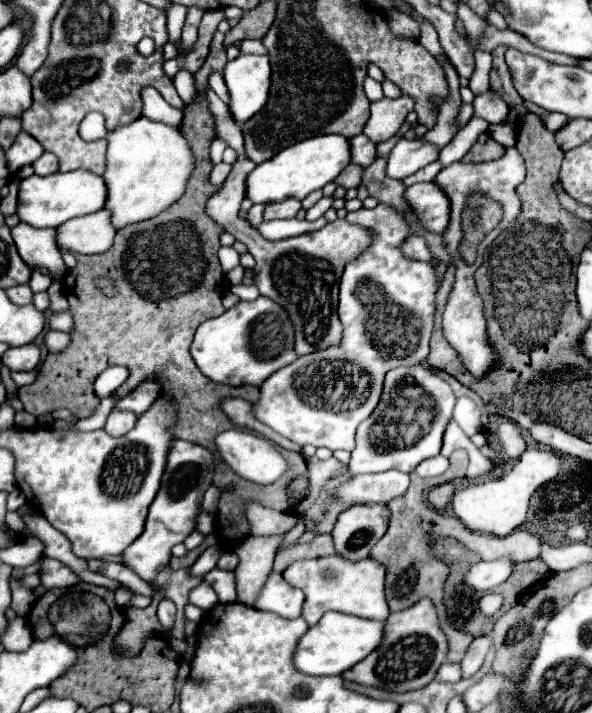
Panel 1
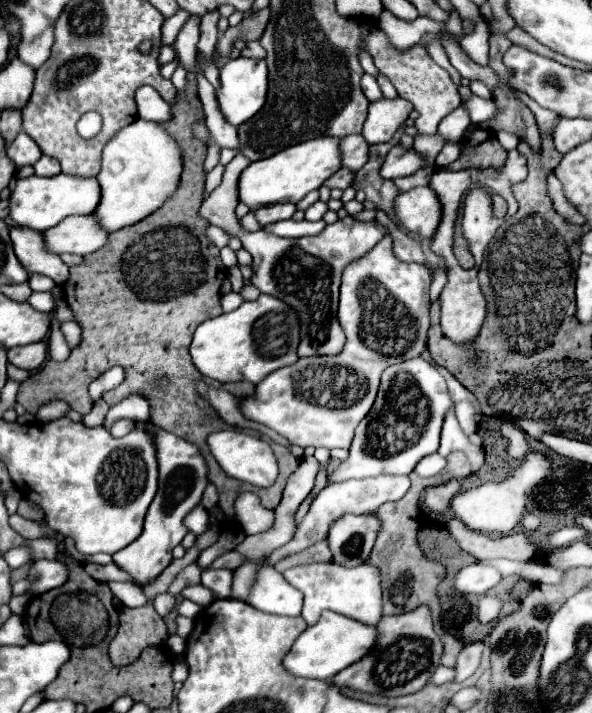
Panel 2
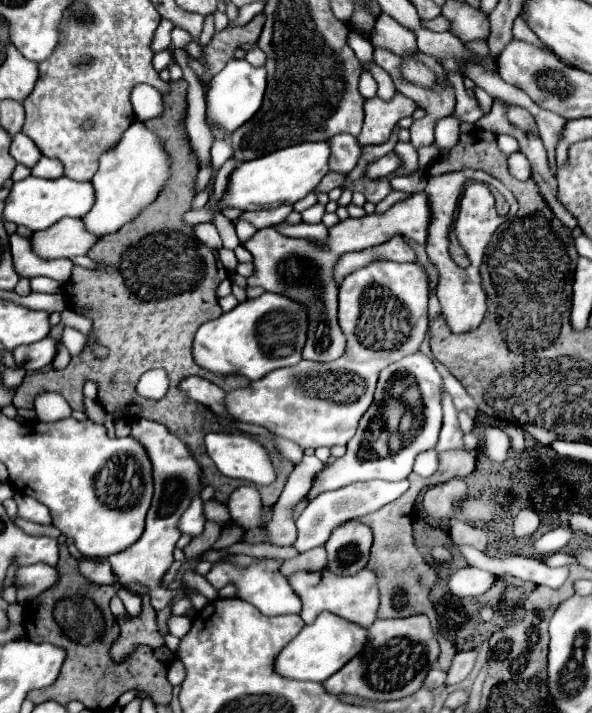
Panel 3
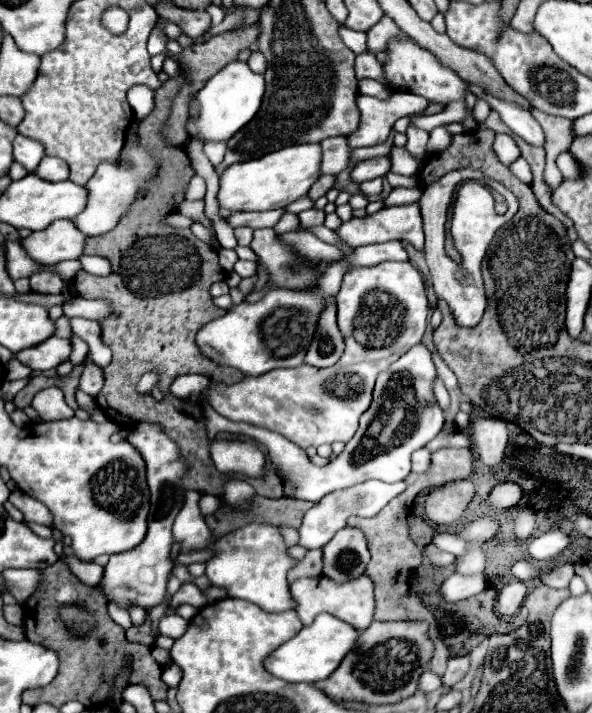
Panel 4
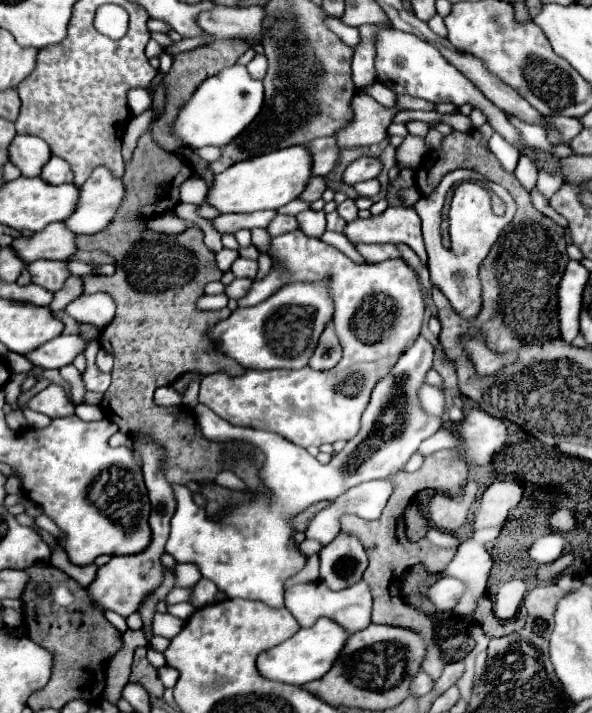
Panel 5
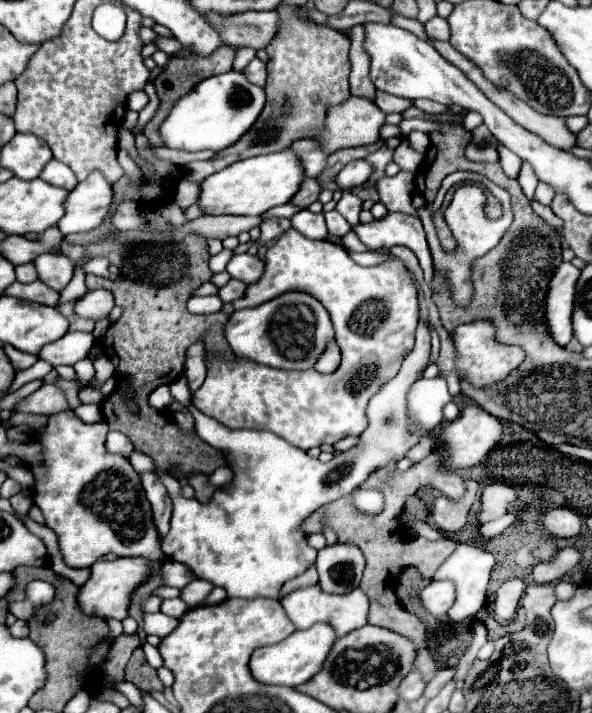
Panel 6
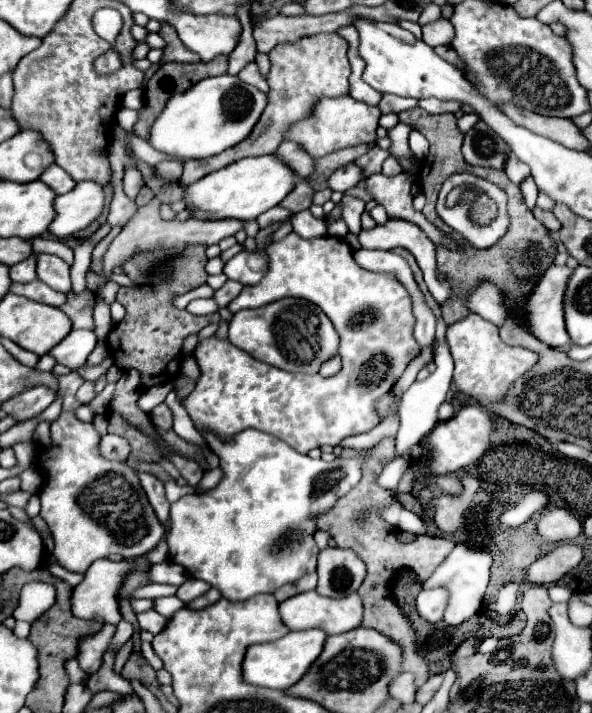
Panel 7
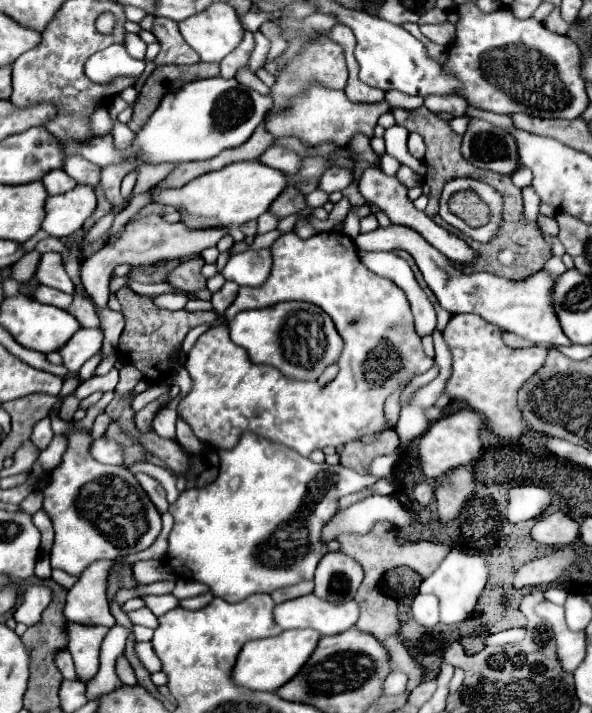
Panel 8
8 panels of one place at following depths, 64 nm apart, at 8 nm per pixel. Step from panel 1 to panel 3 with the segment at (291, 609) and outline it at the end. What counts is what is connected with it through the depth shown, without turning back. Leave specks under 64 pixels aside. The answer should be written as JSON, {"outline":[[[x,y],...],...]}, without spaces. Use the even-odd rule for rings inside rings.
{"outline":[[[278,560],[258,562],[258,564],[252,564],[248,568],[240,568],[240,566],[234,566],[234,564],[218,562],[206,574],[206,580],[216,590],[224,588],[226,584],[236,584],[238,586],[238,598],[254,604],[262,614],[300,614],[300,608],[302,608],[300,598],[296,596],[296,592],[292,592],[292,586],[280,574],[280,562]]]}

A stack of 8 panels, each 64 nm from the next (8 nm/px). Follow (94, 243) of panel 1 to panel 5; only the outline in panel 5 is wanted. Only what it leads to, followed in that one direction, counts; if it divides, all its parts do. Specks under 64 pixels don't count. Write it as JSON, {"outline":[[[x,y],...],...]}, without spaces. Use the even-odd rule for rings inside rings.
{"outline":[[[52,222],[44,230],[24,238],[16,238],[12,248],[30,264],[34,260],[68,260],[76,254],[76,234],[64,222]]]}

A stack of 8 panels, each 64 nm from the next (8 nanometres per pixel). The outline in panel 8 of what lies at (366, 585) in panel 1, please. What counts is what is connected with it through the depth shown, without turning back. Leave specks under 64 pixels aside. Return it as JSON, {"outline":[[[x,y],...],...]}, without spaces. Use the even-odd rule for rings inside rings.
{"outline":[[[306,594],[294,600],[286,600],[274,608],[274,620],[282,630],[290,628],[314,628],[322,636],[340,634],[358,622],[360,610],[354,600],[334,604],[320,600],[314,594]]]}

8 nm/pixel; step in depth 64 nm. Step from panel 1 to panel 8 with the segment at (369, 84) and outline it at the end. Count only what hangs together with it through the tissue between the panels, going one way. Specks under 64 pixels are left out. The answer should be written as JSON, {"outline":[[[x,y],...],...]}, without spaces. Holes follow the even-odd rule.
{"outline":[[[386,92],[384,100],[388,102],[390,110],[396,110],[396,108],[404,108],[404,110],[414,110],[414,108],[420,108],[422,106],[422,98],[418,96],[404,96],[402,92]]]}

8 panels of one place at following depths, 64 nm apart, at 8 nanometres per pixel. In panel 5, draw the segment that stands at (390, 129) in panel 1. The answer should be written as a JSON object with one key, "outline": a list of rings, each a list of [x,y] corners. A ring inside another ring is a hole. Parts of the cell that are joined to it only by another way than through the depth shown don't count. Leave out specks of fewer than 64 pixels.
{"outline":[[[358,92],[352,98],[352,112],[354,122],[348,128],[342,128],[336,134],[336,140],[340,148],[356,148],[356,146],[372,146],[380,144],[386,134],[388,126],[392,124],[392,118],[402,110],[432,110],[434,104],[422,98],[414,96],[396,96],[396,104],[392,108],[386,108],[378,104],[372,96]]]}

